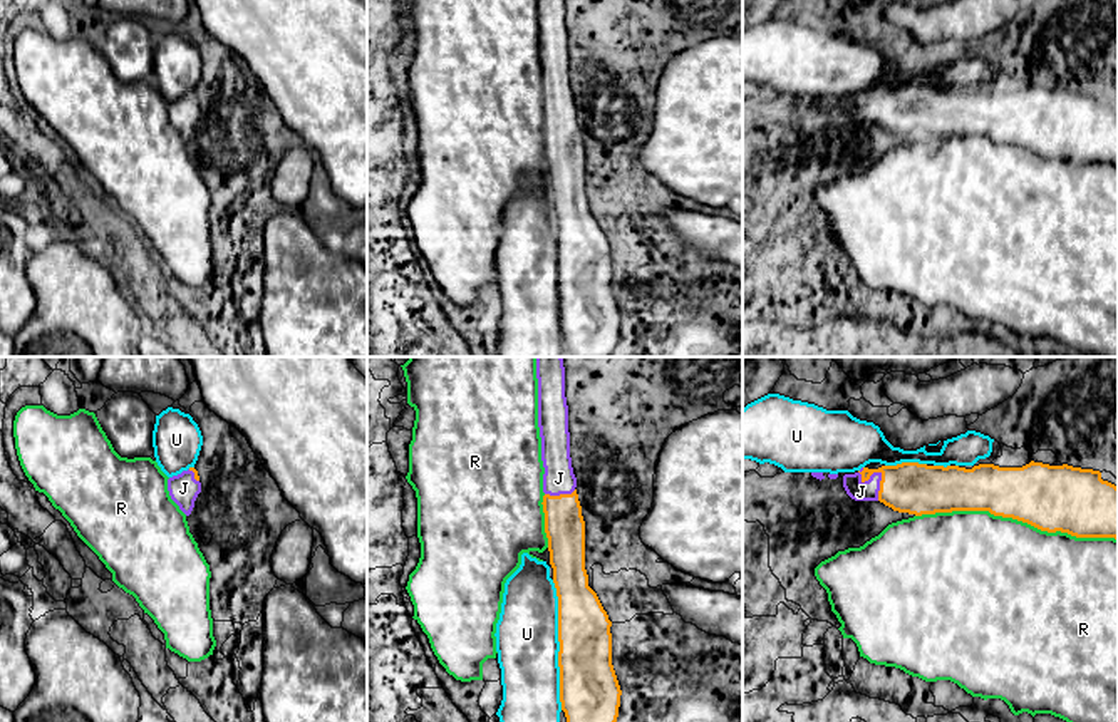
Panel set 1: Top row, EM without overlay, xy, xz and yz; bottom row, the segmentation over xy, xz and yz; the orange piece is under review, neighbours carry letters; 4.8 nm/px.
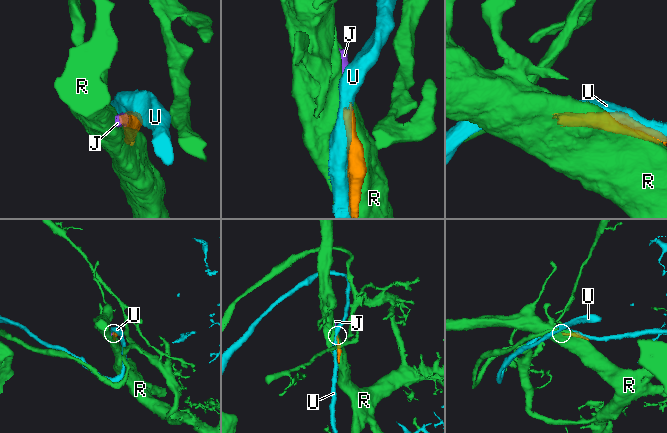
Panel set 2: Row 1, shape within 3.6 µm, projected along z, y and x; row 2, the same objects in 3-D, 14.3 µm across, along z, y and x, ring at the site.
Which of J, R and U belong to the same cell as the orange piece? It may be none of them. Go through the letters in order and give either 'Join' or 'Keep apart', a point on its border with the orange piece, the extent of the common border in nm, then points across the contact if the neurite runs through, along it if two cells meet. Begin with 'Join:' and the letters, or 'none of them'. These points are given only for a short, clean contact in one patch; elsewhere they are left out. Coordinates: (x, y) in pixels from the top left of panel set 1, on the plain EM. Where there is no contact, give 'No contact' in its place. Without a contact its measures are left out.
Join: J
J: Join. Touches orange at yz (879, 96). Shared border 180 nm. Path across: yz (912, 113), (894, 111), (879, 96), (860, 116)
R: Keep apart. Touches orange at yz (1016, 143). Shared border 1000 nm
U: Keep apart. Touches orange at xz (560, 270). Shared border 650 nm

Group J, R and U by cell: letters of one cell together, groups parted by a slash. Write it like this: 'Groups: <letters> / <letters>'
Groups: J / R / U

